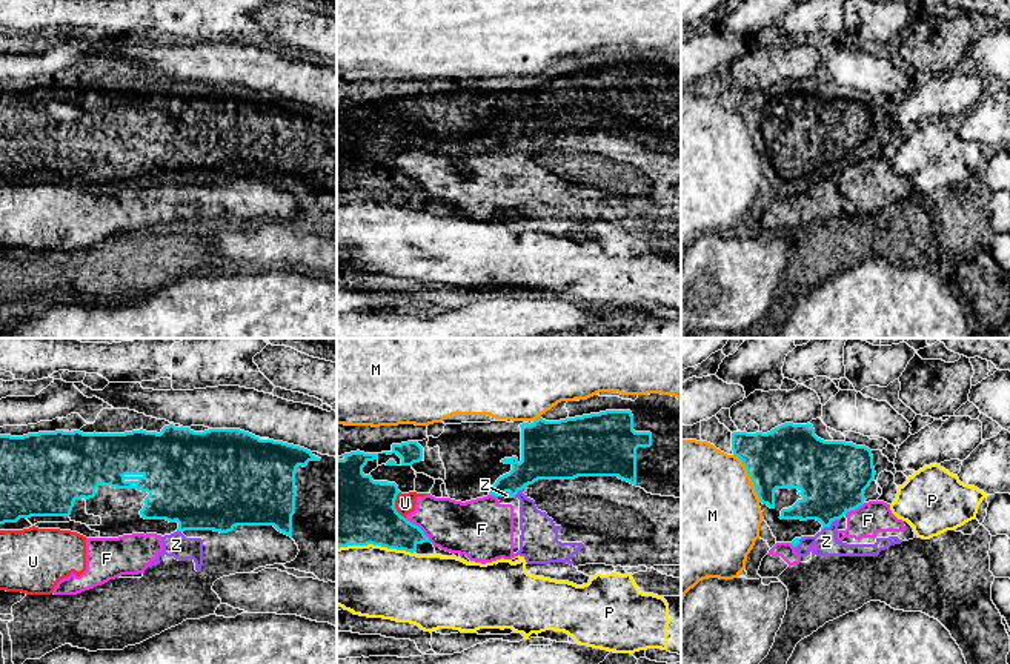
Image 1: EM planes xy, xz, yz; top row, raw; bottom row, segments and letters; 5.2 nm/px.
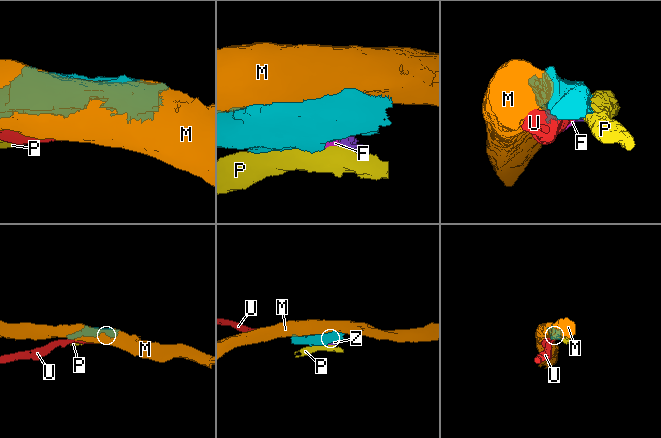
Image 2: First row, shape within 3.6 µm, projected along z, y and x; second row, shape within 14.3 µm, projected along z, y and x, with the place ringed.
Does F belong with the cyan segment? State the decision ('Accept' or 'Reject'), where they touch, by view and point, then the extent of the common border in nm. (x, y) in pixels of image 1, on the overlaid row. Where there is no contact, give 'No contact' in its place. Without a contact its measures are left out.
Reject. Touches cyan at xz (418, 527). Shared border 190 nm

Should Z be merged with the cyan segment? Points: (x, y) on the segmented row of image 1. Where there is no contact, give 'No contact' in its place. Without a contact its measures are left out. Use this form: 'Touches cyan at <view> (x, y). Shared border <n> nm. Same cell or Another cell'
Touches cyan at yz (830, 523). Shared border 120 nm. Another cell

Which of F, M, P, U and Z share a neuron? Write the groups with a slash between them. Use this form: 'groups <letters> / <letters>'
groups F U Z / M / P

